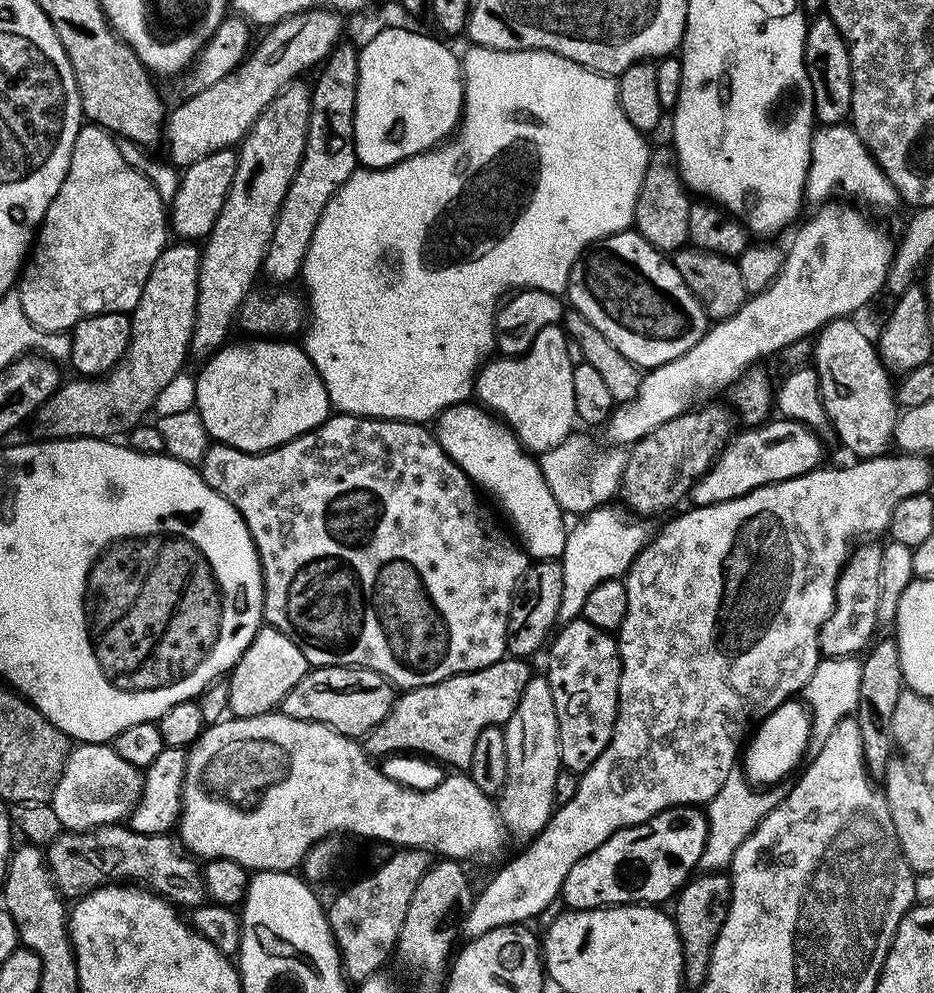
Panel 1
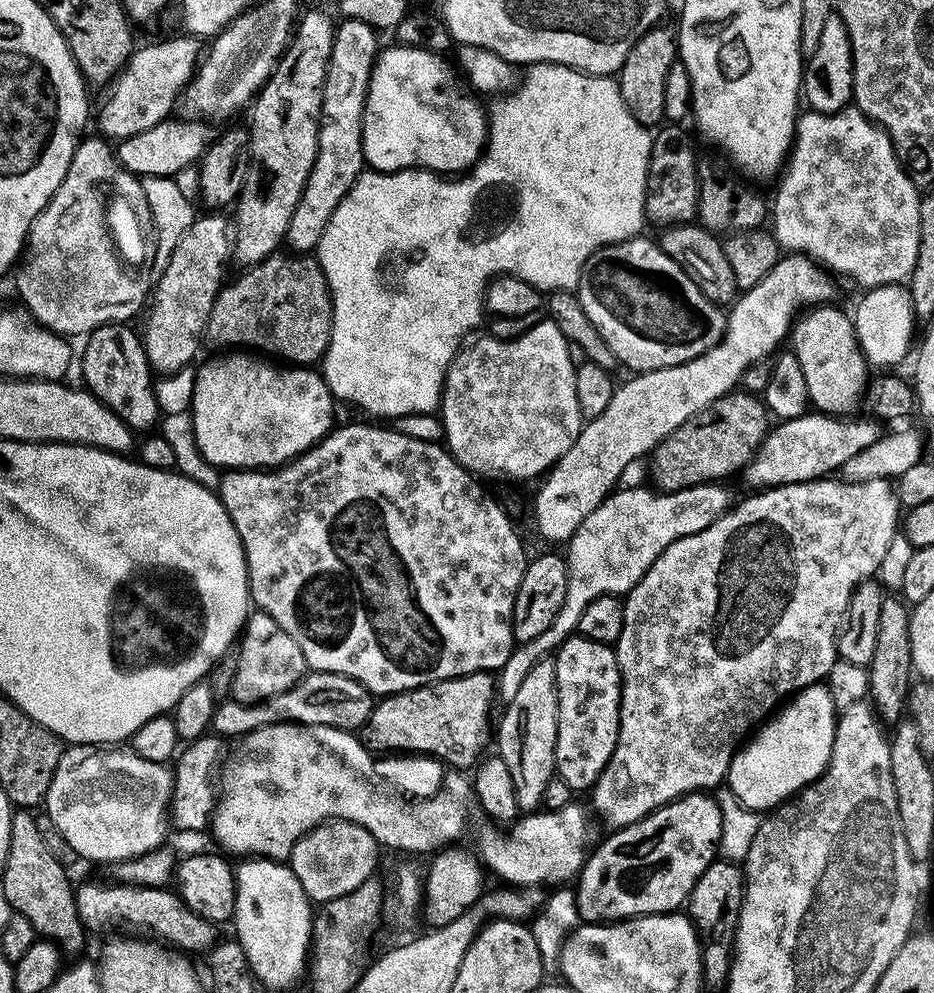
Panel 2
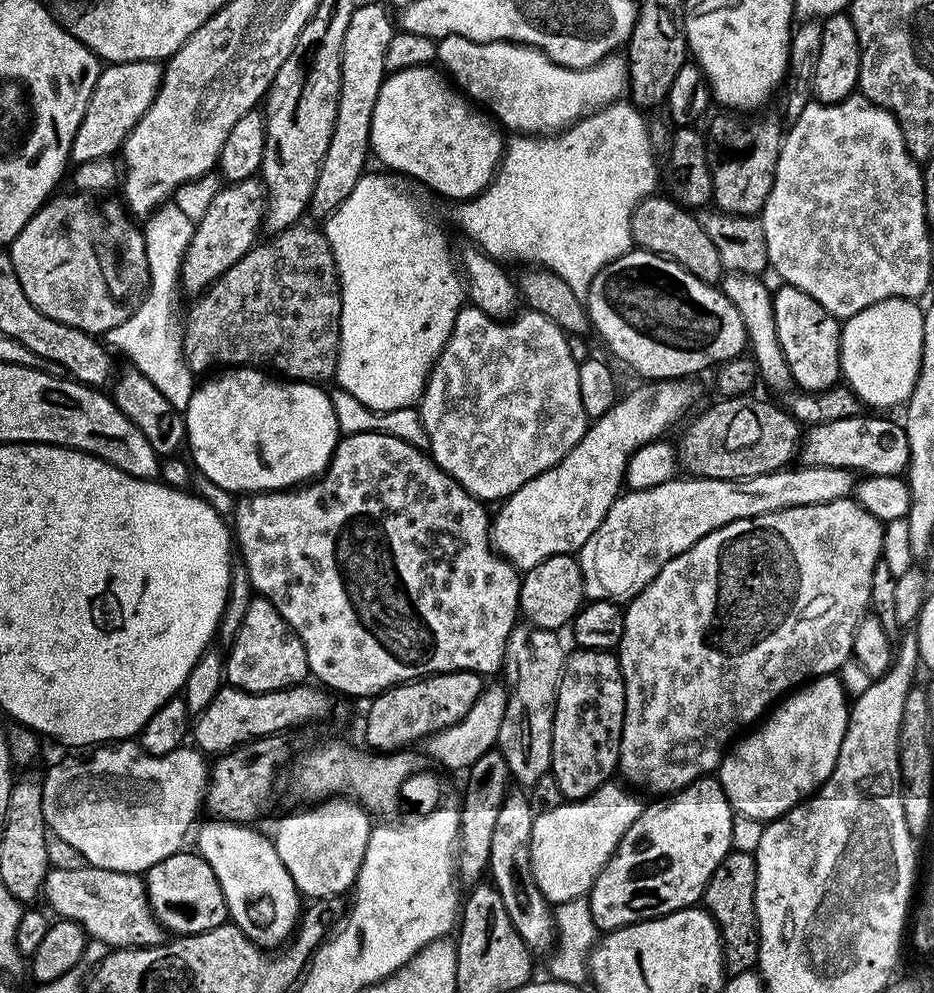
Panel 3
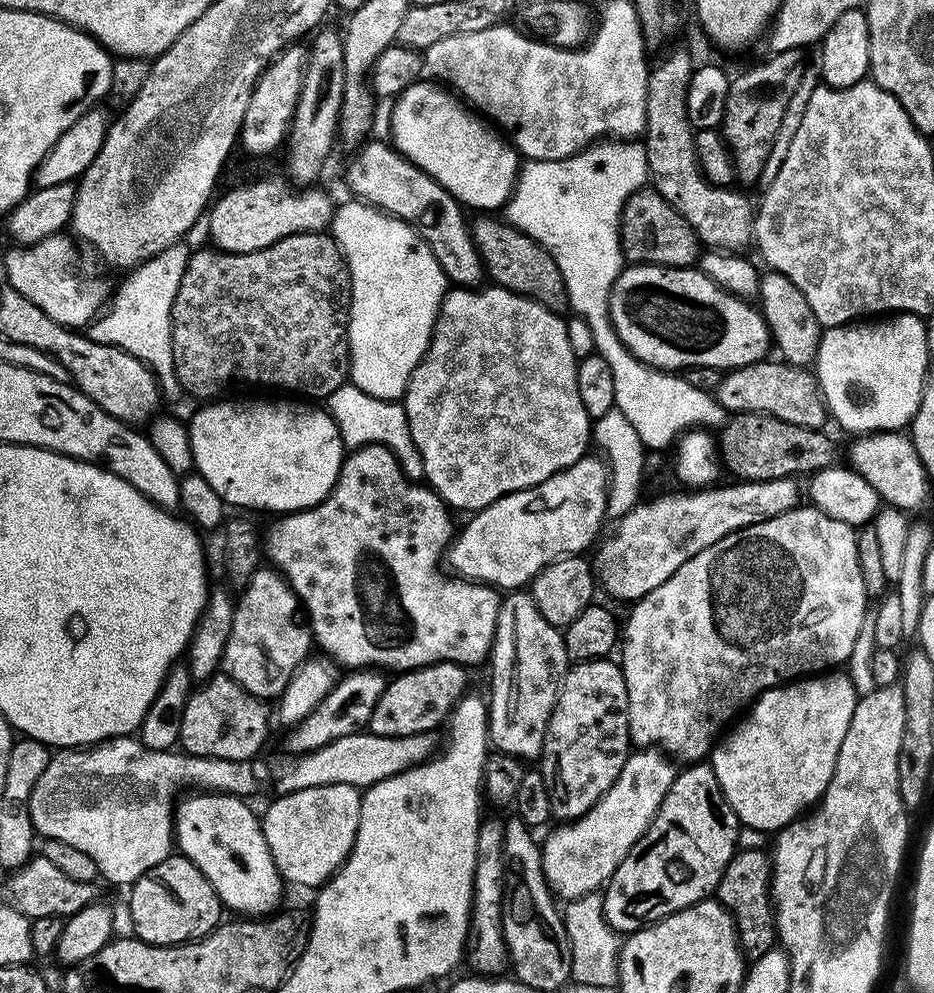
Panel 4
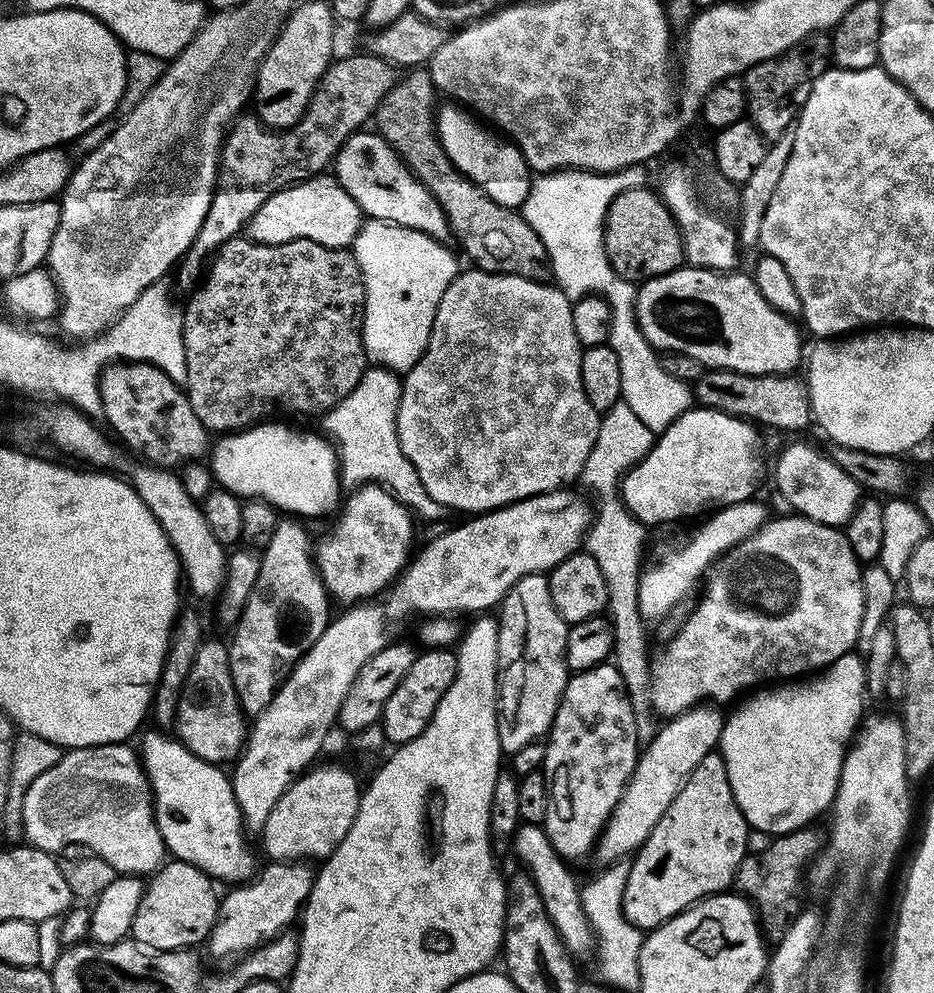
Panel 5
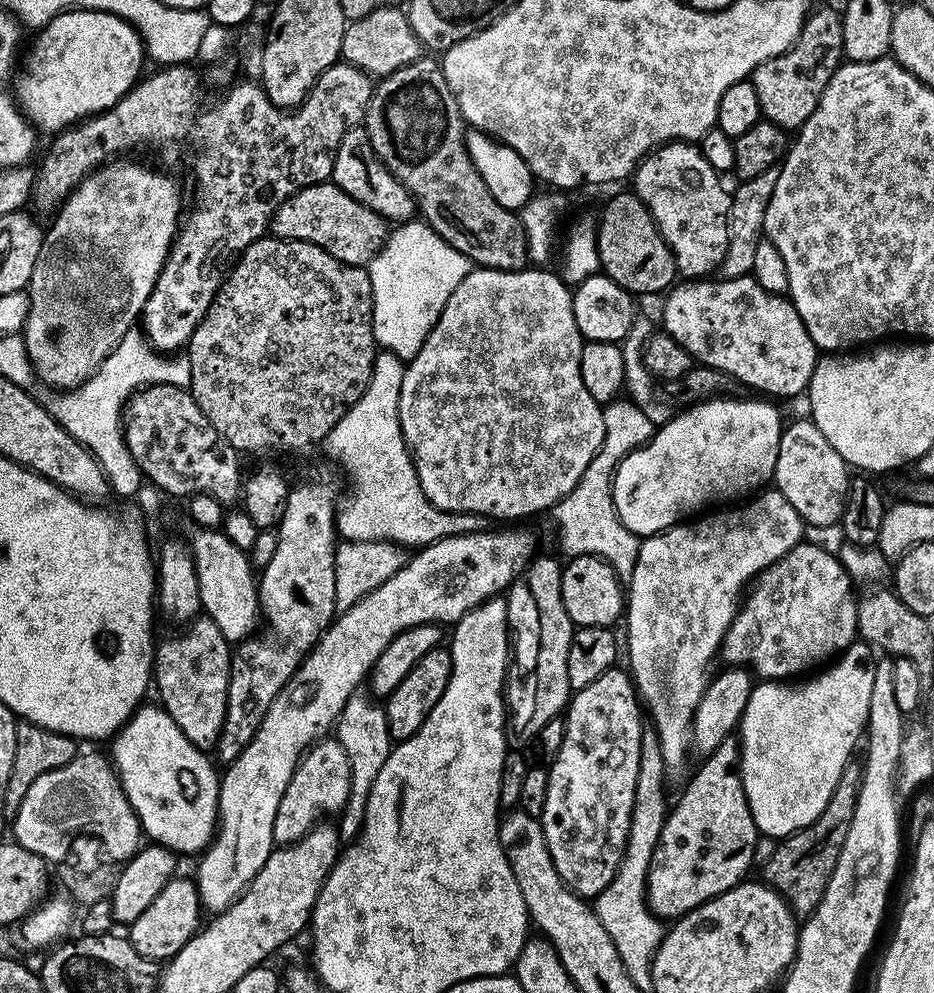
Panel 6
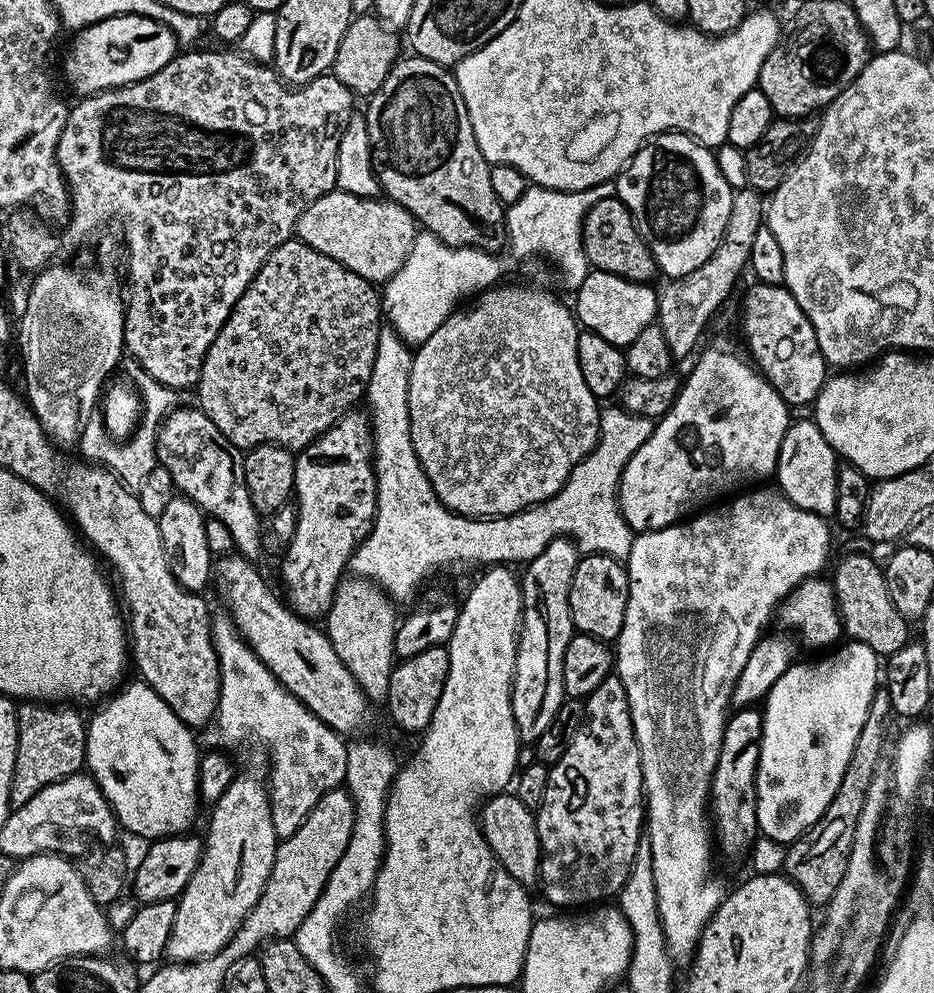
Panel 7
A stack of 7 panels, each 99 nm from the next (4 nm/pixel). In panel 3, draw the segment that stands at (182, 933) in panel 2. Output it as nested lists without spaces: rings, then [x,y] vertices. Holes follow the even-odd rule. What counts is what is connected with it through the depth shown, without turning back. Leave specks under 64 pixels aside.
[[[85,866],[78,870],[58,870],[49,867],[44,879],[42,900],[57,917],[72,920],[80,925],[92,940],[100,940],[109,949],[118,948],[153,948],[165,943],[166,930],[156,921],[156,916],[148,906],[148,890],[145,881],[134,872],[119,872],[105,868]]]

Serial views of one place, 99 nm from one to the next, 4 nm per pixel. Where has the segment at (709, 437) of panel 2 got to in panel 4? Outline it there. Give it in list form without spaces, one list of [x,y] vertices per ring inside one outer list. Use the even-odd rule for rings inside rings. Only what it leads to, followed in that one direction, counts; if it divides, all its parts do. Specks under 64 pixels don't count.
[[[737,412],[725,423],[718,432],[718,456],[723,467],[733,472],[733,477],[741,481],[749,480],[777,480],[783,476],[800,478],[803,472],[813,474],[824,468],[831,468],[841,459],[842,452],[836,449],[836,444],[827,436],[827,431],[807,428],[806,426],[794,426],[782,422],[773,416],[758,414],[757,412]]]

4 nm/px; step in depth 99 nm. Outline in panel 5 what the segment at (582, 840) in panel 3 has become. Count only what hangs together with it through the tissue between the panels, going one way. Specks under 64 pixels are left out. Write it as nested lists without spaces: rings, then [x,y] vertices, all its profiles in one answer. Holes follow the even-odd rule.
[[[697,706],[659,725],[654,739],[641,751],[634,774],[628,779],[618,806],[596,841],[594,856],[603,862],[615,862],[631,857],[644,845],[658,818],[662,818],[670,802],[678,798],[678,790],[682,790],[694,766],[698,766],[706,754],[717,751],[725,719],[719,707]]]

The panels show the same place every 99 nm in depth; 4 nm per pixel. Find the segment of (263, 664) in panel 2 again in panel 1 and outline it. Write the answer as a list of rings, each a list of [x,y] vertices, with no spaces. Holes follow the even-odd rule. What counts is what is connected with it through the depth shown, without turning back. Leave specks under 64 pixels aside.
[[[261,626],[256,631],[256,637],[252,639],[250,646],[242,654],[242,658],[238,658],[238,662],[227,677],[226,682],[230,686],[229,713],[233,717],[243,718],[266,714],[279,709],[280,704],[286,698],[286,694],[290,694],[290,690],[294,690],[294,686],[298,686],[298,682],[309,671],[310,665],[306,654],[302,654],[302,650],[298,650],[298,646],[294,646],[294,642],[290,642],[290,638],[286,638],[286,634],[282,634],[282,630]]]

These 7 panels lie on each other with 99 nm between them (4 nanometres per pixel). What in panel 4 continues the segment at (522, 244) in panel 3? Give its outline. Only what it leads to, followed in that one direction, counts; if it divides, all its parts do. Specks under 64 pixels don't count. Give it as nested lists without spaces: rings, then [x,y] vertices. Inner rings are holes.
[[[605,138],[588,145],[582,152],[576,152],[561,160],[528,160],[521,163],[516,184],[512,187],[512,199],[506,205],[506,219],[531,240],[536,240],[558,262],[562,278],[566,282],[568,303],[571,311],[589,324],[595,333],[595,355],[609,364],[614,377],[614,402],[616,408],[634,425],[638,438],[642,438],[645,449],[671,449],[680,437],[689,430],[719,430],[726,423],[724,407],[711,392],[695,389],[684,380],[683,375],[672,370],[652,368],[644,364],[618,338],[610,318],[610,294],[620,269],[626,261],[620,251],[620,215],[625,202],[638,189],[649,183],[646,150],[643,143],[632,138]]]

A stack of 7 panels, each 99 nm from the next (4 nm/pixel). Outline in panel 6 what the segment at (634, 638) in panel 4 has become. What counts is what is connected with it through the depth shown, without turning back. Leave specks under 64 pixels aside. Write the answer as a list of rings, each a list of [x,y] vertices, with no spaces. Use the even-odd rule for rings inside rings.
[[[808,543],[795,544],[781,560],[775,560],[765,572],[760,573],[747,589],[720,646],[719,655],[722,660],[724,656],[725,665],[743,666],[755,673],[761,681],[784,682],[789,678],[799,677],[796,675],[807,668],[815,669],[839,657],[857,639],[857,601],[854,596],[852,600],[854,585],[847,570],[841,566],[839,555],[835,551],[827,552],[816,544]]]

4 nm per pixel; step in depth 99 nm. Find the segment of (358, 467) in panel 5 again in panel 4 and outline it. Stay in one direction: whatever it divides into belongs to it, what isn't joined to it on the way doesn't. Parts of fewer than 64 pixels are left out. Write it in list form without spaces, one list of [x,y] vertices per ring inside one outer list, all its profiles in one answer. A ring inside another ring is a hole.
[[[346,382],[342,386],[338,386],[338,390],[334,390],[334,394],[326,397],[326,411],[338,426],[345,449],[351,450],[365,448],[368,444],[381,444],[399,458],[402,470],[408,475],[409,480],[420,482],[425,479],[422,454],[418,454],[418,450],[414,446],[414,438],[410,434],[403,403],[374,398],[370,394],[358,390],[356,384]]]

